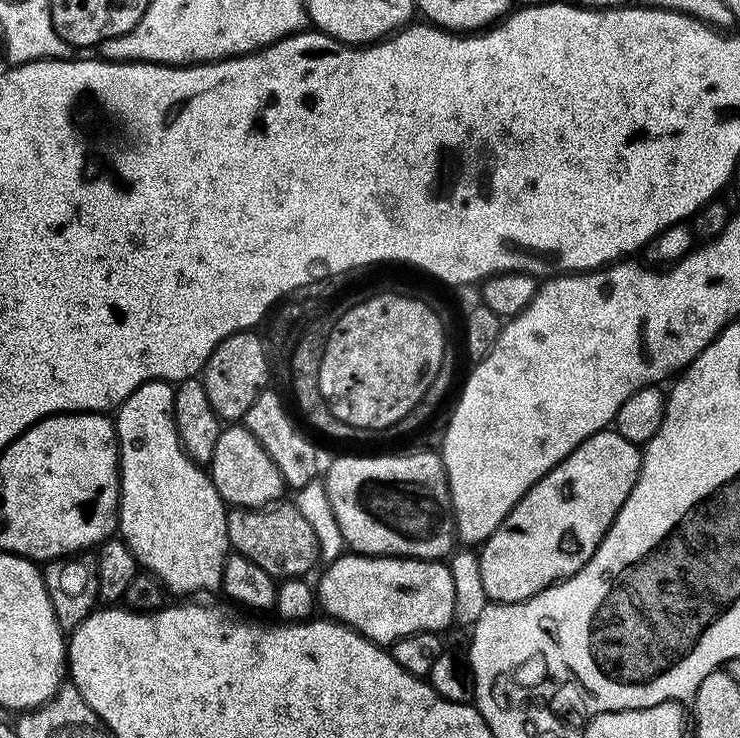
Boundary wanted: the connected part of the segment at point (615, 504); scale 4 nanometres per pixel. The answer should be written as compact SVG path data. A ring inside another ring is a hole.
M614 430L595 432L570 455L562 458L510 510L494 534L485 540L478 555L482 566L482 586L486 586L489 601L513 604L529 600L543 588L573 576L598 550L602 538L610 530L618 510L630 498L630 490L638 482L642 452L622 434Z

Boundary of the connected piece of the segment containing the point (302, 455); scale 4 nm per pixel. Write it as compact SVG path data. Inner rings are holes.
M265 390L254 398L254 406L246 410L242 424L254 434L254 438L270 454L274 466L278 466L278 474L282 474L285 485L289 489L298 490L306 486L311 480L317 479L322 472L320 460L316 457L316 448L308 441L308 436L300 432L298 425L292 421L292 416L288 413L288 408L284 405L284 400L273 390Z

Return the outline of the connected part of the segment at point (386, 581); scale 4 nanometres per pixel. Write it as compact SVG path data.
M345 554L337 560L331 561L328 568L320 576L318 583L318 604L323 615L329 620L336 620L339 624L345 624L347 628L353 628L355 632L361 632L367 640L373 640L378 645L390 646L398 638L415 632L440 632L447 629L454 621L454 581L450 579L450 570L447 563L438 560L409 560L402 556L361 556L359 554Z

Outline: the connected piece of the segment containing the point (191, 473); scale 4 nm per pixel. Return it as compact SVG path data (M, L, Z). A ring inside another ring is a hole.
M151 380L142 386L138 386L138 390L134 390L130 394L130 398L126 398L121 402L120 407L115 409L114 423L116 425L116 439L120 442L120 518L118 521L118 532L122 537L128 549L134 554L137 565L141 569L147 570L152 575L160 579L161 584L169 593L172 592L173 597L188 598L191 592L212 592L220 588L220 579L222 578L222 566L224 558L230 551L228 543L228 513L224 500L218 494L218 490L214 486L211 475L201 465L196 464L184 453L184 446L180 443L180 435L176 429L176 415L174 414L174 394L175 387L166 380Z

